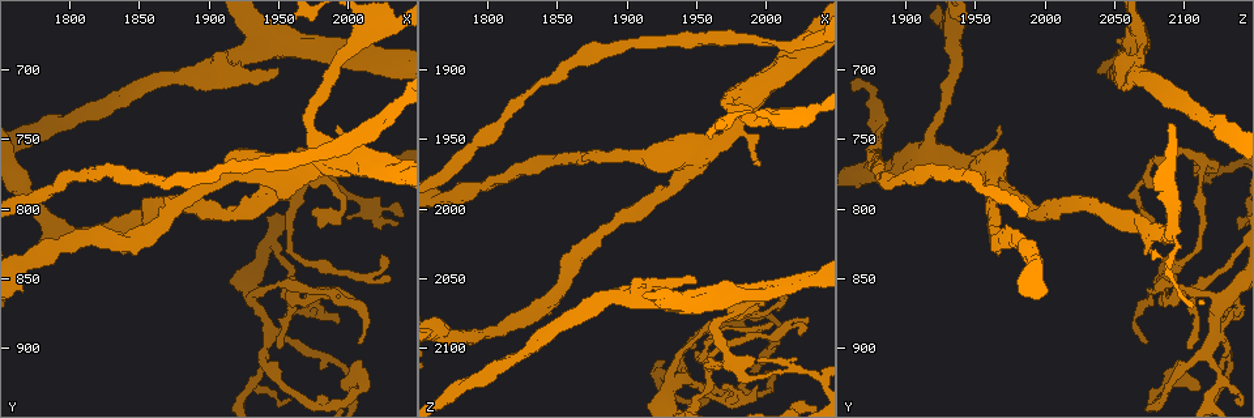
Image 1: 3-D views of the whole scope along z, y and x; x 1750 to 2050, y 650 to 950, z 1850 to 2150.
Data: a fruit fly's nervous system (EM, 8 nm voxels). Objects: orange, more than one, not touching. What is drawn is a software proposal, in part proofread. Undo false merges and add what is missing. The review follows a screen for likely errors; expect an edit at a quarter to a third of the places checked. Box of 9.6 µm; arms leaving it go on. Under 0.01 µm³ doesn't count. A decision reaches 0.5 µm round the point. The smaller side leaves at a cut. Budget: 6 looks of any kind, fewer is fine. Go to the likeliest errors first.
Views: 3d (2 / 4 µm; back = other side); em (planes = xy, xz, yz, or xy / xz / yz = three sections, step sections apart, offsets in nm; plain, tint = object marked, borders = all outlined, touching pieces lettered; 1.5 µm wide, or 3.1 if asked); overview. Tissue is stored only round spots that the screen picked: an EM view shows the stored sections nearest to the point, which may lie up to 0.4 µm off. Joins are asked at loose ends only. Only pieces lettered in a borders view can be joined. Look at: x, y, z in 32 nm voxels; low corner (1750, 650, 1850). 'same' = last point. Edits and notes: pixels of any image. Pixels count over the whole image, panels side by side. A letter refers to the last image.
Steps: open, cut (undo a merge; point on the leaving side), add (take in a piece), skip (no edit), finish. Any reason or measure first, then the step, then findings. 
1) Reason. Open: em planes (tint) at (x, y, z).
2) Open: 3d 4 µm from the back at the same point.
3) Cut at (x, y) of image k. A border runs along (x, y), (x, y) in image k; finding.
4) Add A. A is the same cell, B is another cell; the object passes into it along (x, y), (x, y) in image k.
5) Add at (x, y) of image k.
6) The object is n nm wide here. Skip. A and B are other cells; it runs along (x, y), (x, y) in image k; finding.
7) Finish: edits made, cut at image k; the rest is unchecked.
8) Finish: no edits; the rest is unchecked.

Open: 3d 2 µm at (1908, 694, 2064).

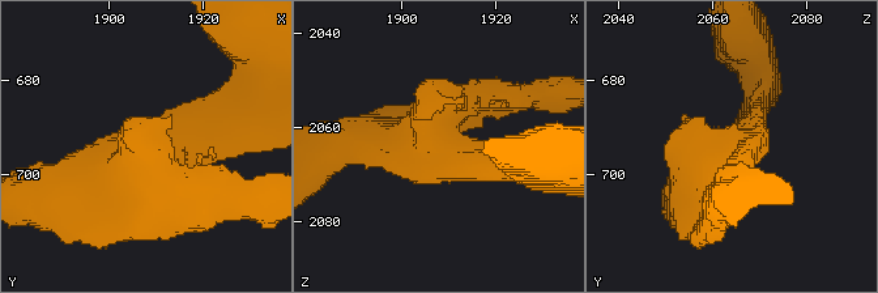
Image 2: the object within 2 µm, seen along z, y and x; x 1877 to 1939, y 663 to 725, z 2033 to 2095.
Now the EM. Open: em planes (plain) at (1907, 694, 2066).

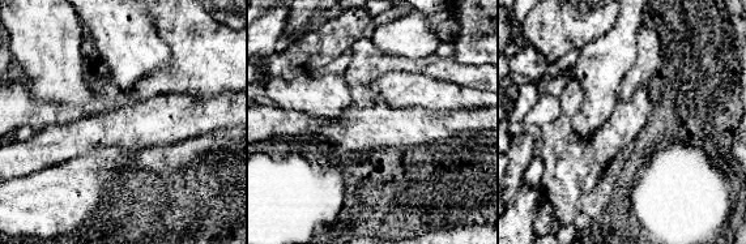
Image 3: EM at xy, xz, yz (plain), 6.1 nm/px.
What lies round it. Open: em planes (borders) at the same point.

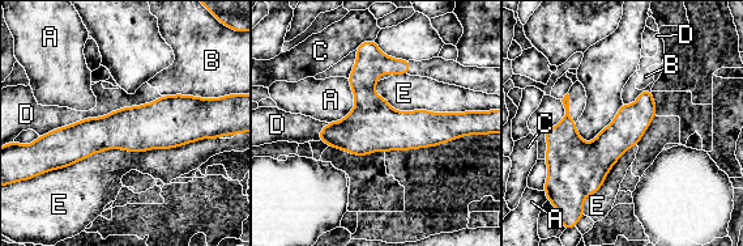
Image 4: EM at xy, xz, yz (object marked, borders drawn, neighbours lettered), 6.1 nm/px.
Skip. A, B, C, D and E are other cells; a border runs along (165, 96), (39, 136) in image 4; all the same neuron.

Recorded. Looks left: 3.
Free end. Open: 3d 2 µm at (2032, 850, 2080).

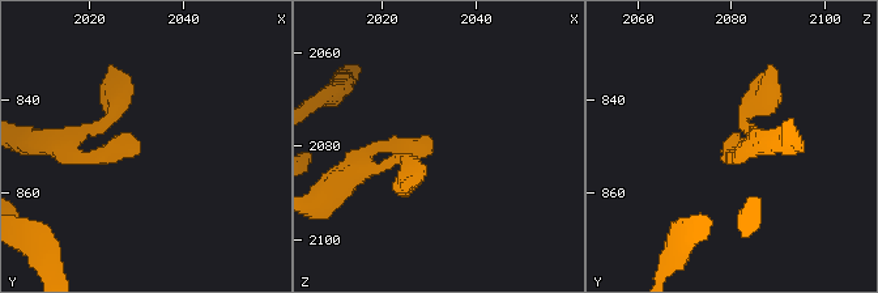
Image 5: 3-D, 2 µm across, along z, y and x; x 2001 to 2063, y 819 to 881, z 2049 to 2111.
Open: em planes (borders) at (2031, 851, 2080).

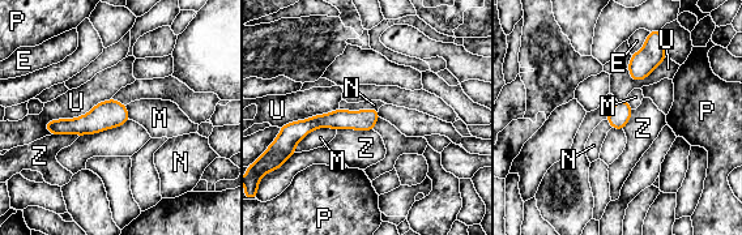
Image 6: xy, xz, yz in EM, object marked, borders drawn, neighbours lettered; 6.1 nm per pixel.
Skip. E, M, N, P, U and Z are other cells; it runs along (124, 112), (51, 127) in image 6; none of them fits.

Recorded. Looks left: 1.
Finish: no edits; the rest is unchecked.

